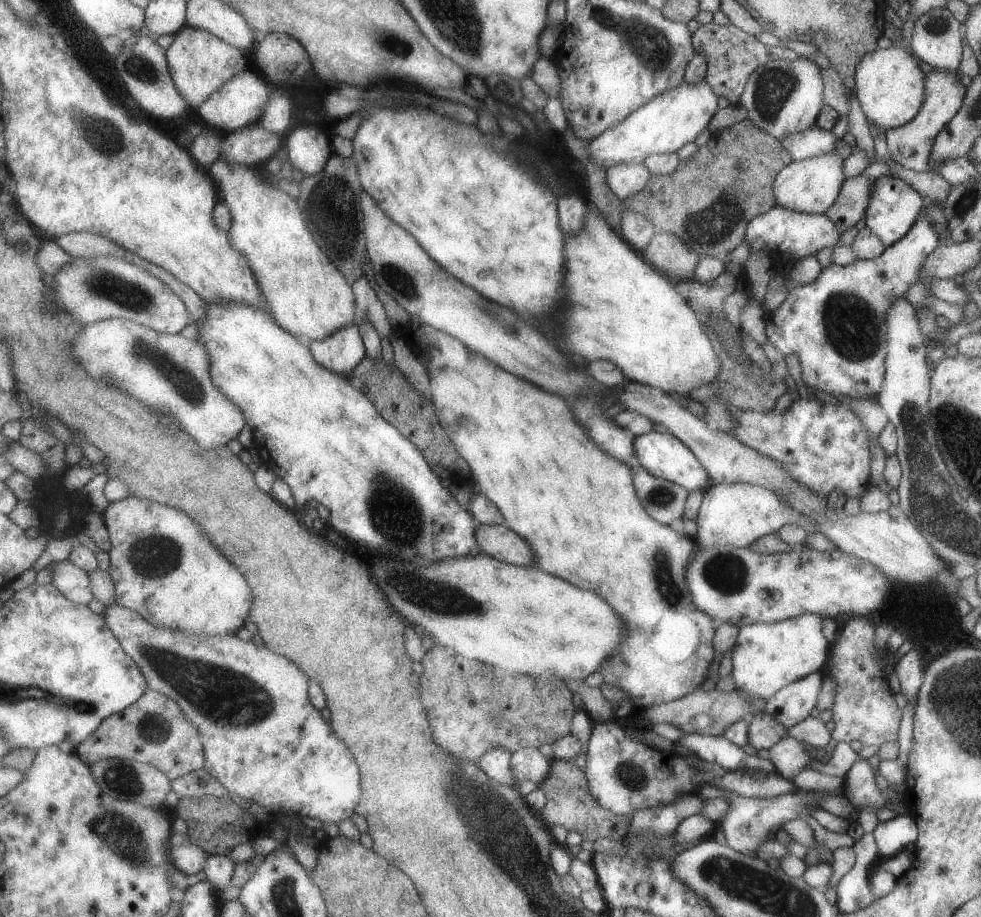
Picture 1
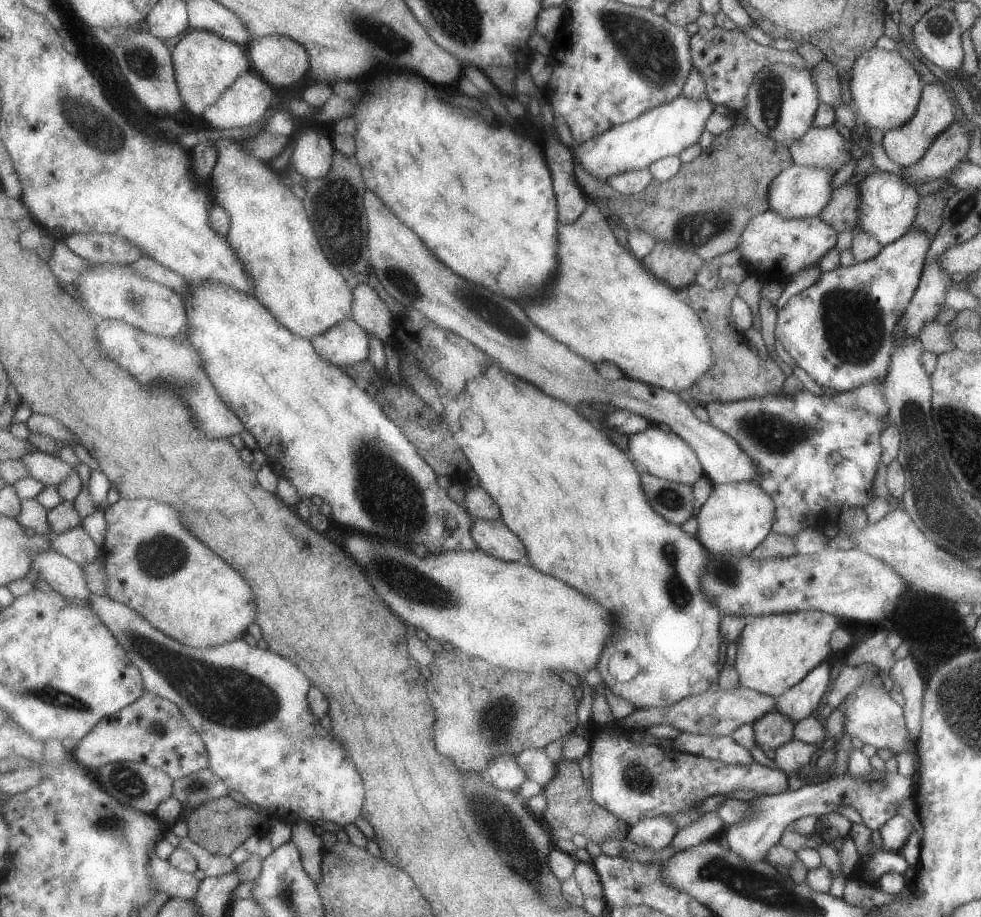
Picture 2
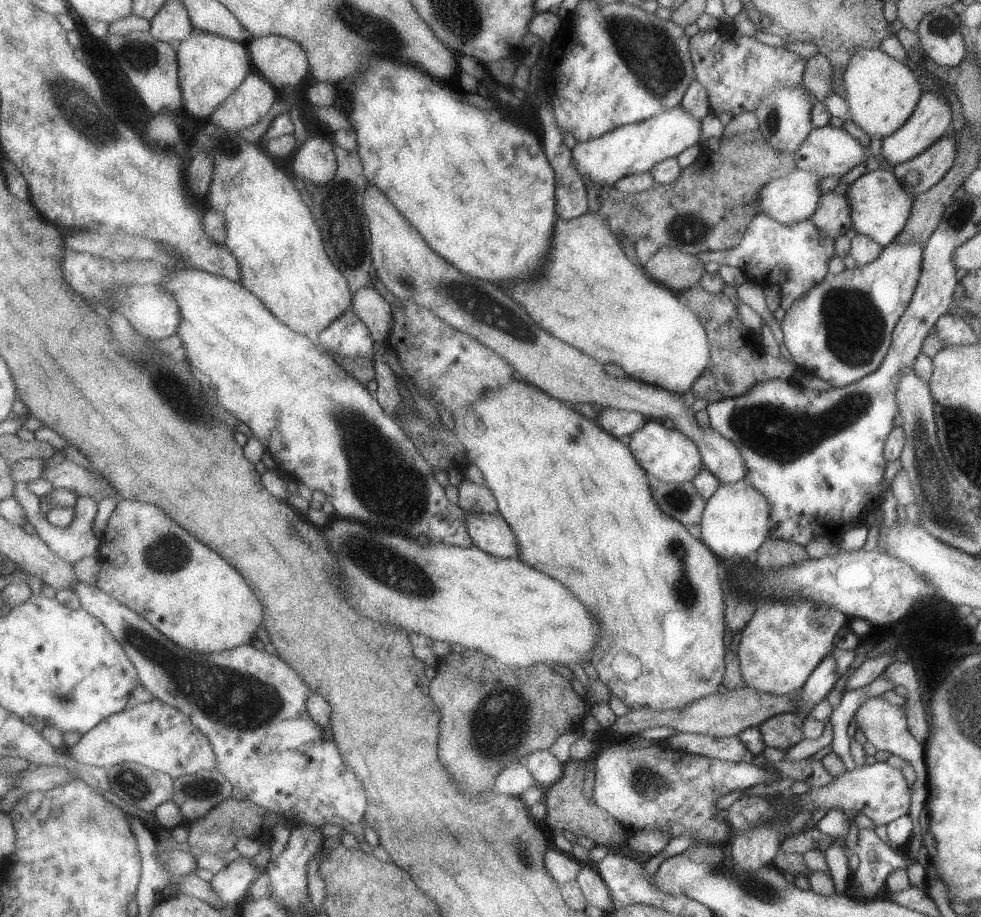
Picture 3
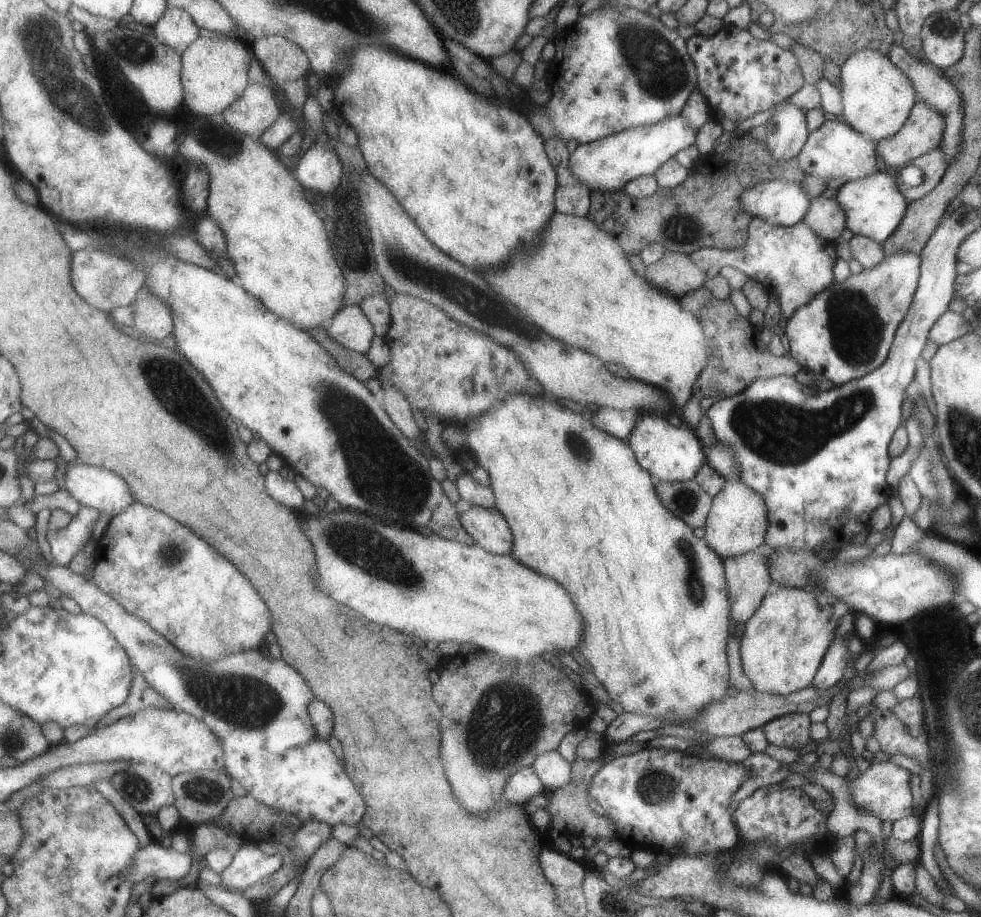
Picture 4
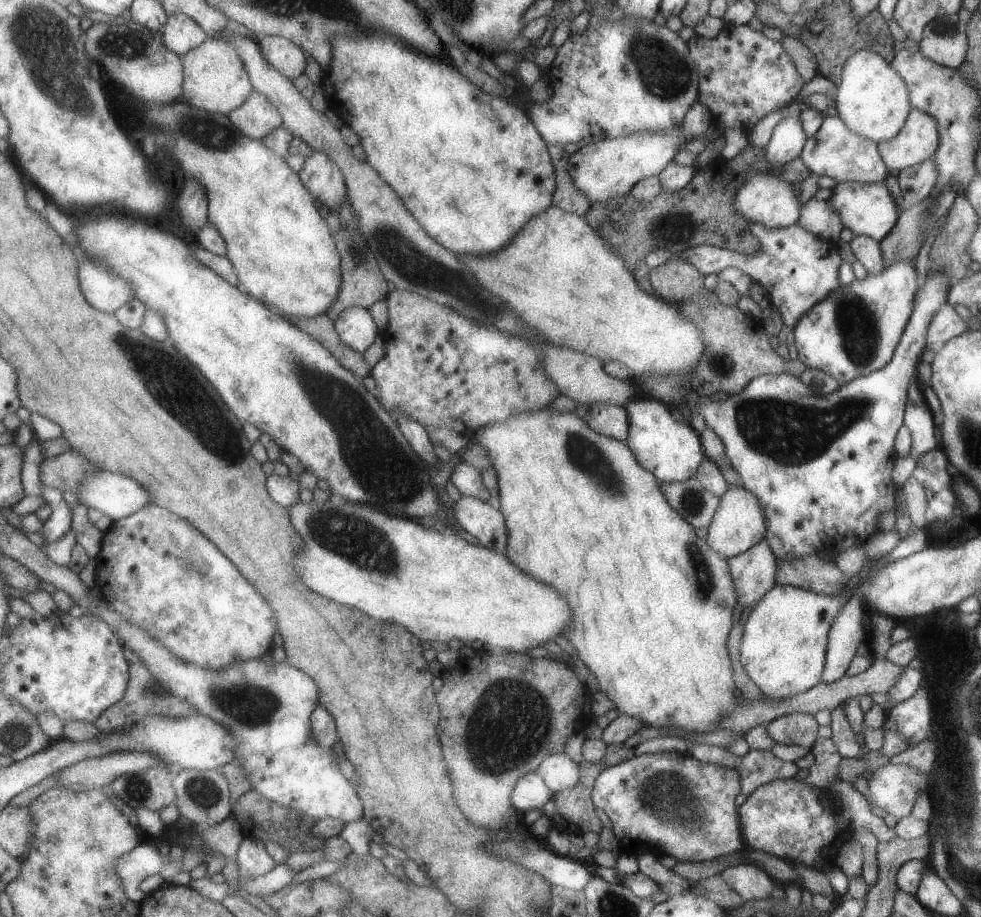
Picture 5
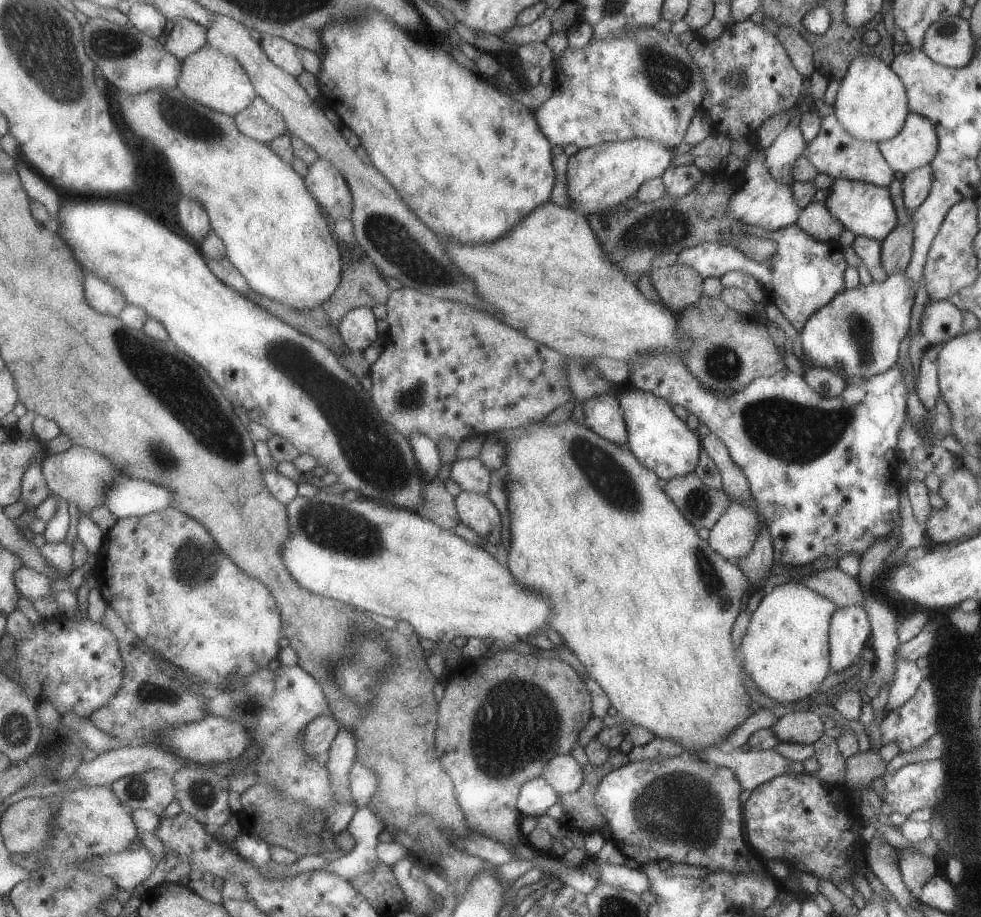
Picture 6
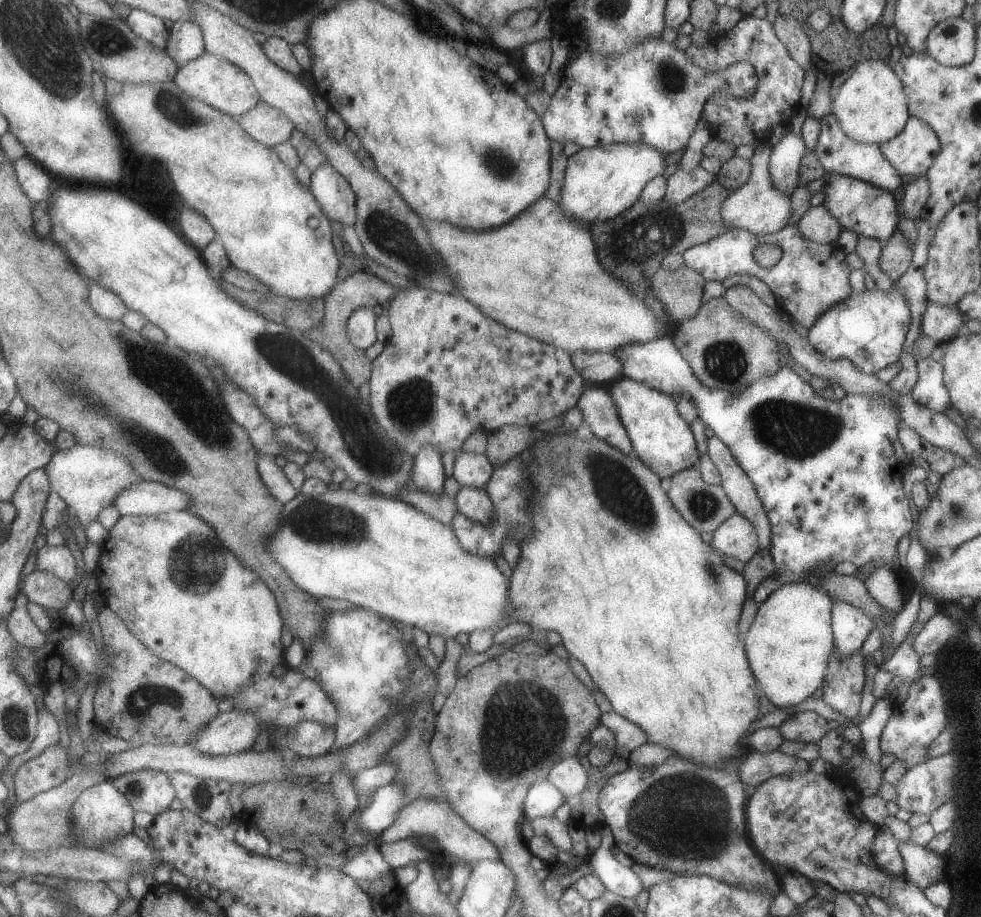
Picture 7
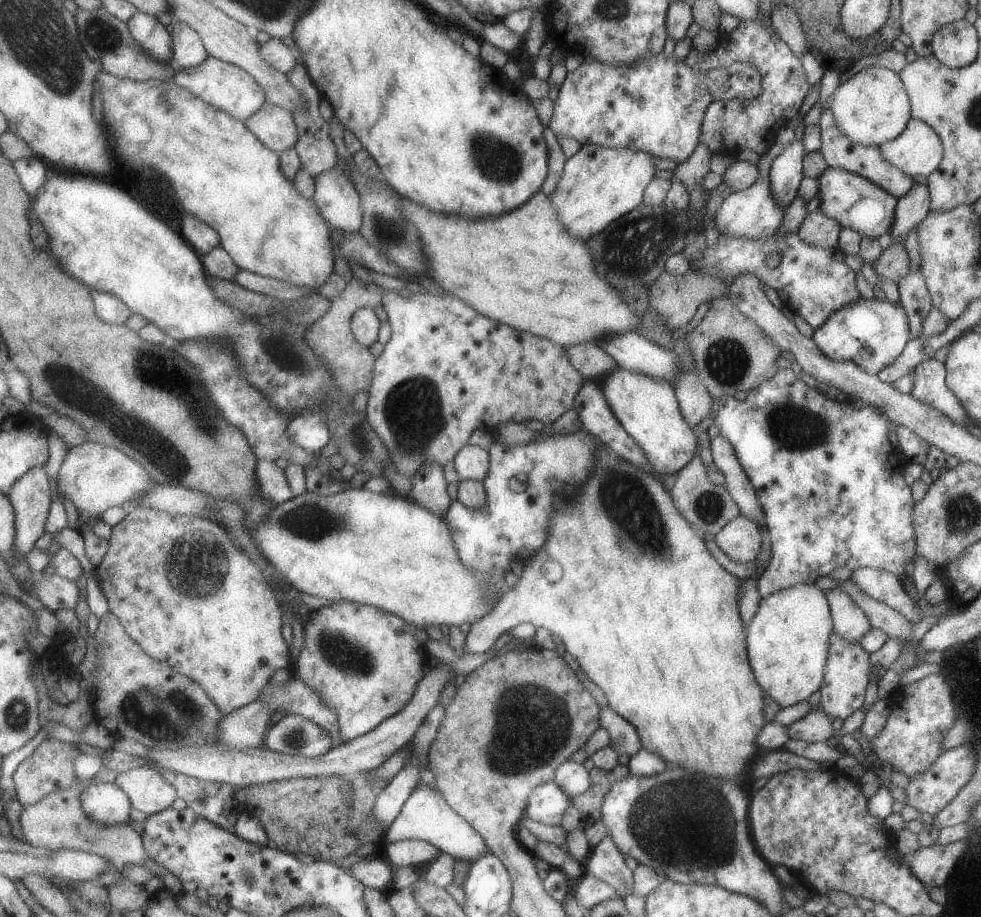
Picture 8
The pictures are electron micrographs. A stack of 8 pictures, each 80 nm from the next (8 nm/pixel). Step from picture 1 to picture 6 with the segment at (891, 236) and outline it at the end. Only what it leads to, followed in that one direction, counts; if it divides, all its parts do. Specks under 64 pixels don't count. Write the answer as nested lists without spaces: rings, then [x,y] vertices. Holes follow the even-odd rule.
[[[833,179],[832,184],[827,188],[828,197],[825,200],[825,205],[832,213],[832,216],[839,220],[845,229],[852,230],[857,236],[867,236],[868,238],[882,242],[894,229],[896,225],[896,210],[894,202],[890,195],[888,187],[881,187],[862,181],[851,181],[848,179]]]

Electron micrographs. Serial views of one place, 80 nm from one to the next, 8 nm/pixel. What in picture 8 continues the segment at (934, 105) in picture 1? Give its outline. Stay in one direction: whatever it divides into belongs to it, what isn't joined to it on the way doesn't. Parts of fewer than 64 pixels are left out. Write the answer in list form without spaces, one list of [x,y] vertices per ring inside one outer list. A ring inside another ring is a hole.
[[[910,119],[894,140],[879,146],[883,159],[907,175],[929,175],[938,168],[944,156],[943,142],[926,122]]]

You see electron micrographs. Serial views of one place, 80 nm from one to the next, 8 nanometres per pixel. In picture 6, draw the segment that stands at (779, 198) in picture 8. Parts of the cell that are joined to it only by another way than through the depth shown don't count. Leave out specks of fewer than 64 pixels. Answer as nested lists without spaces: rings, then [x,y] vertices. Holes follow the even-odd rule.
[[[789,124],[765,150],[765,163],[776,182],[792,186],[795,162],[805,154],[807,145],[801,130]]]

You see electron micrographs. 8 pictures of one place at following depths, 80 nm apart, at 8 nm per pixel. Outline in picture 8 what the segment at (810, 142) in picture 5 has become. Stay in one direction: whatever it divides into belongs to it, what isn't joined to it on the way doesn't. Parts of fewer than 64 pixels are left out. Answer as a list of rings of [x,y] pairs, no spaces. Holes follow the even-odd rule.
[[[826,107],[821,114],[819,122],[821,128],[822,148],[819,150],[826,159],[828,167],[846,169],[851,173],[862,175],[869,178],[872,182],[887,190],[897,199],[910,192],[910,189],[916,184],[913,176],[907,175],[903,170],[891,165],[886,159],[882,158],[881,150],[877,146],[865,147],[856,144],[848,138],[838,126],[834,118],[831,107]]]

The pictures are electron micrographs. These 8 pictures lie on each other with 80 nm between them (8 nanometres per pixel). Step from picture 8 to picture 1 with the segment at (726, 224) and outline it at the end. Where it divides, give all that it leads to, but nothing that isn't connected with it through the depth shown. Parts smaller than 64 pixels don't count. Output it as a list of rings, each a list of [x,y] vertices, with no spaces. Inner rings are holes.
[[[837,152],[803,161],[792,161],[775,176],[775,204],[799,213],[825,213],[836,202],[842,183],[846,180],[843,159]]]

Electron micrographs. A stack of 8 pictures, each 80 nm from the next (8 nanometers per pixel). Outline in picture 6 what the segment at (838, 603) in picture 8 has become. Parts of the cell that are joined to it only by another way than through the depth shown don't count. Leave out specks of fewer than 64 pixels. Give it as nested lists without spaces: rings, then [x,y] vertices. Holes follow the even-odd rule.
[[[837,607],[833,612],[829,630],[831,673],[843,671],[858,662],[872,631],[864,608]]]

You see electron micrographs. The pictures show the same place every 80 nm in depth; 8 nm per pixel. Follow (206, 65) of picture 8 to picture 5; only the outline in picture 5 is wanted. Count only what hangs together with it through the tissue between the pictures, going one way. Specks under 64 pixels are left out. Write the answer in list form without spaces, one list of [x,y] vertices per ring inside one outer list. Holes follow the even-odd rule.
[[[212,35],[202,46],[185,57],[186,82],[184,95],[188,102],[213,113],[229,115],[244,106],[255,91],[249,68],[238,49],[227,40]]]

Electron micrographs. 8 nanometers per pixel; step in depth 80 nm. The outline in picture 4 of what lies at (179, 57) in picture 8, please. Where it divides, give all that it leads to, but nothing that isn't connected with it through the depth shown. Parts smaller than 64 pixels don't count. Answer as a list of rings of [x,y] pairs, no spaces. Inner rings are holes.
[[[169,8],[165,17],[152,29],[163,43],[186,52],[200,37],[208,34],[190,14],[189,11],[179,8]]]

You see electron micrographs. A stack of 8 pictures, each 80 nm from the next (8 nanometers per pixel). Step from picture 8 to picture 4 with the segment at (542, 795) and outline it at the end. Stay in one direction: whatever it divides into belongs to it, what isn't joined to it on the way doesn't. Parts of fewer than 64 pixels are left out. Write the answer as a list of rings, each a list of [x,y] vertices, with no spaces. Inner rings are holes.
[[[532,767],[519,770],[510,778],[510,786],[506,786],[506,798],[510,798],[512,804],[524,807],[536,794],[547,794],[545,784],[538,778]]]

